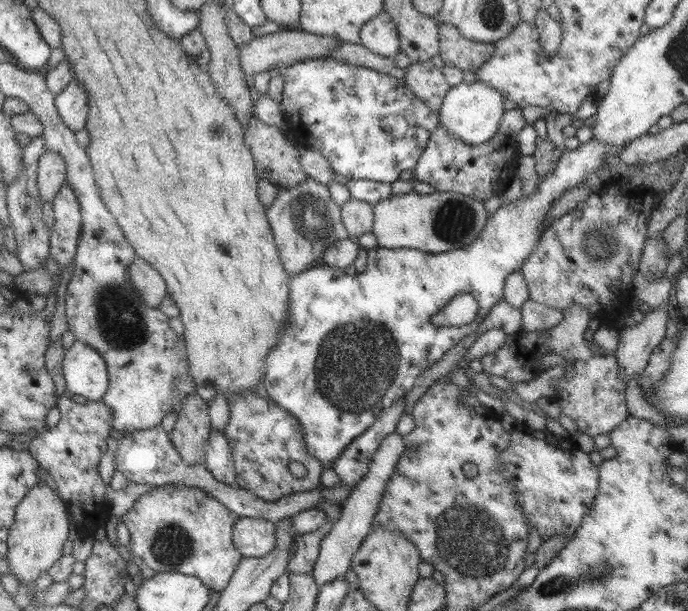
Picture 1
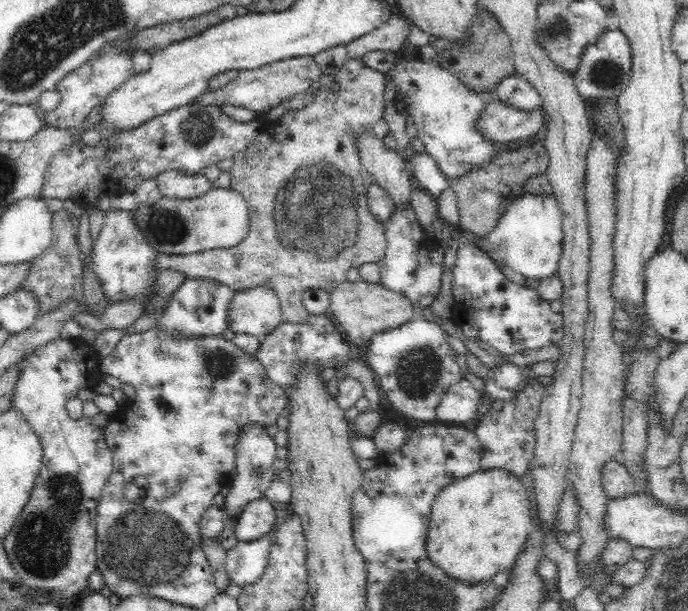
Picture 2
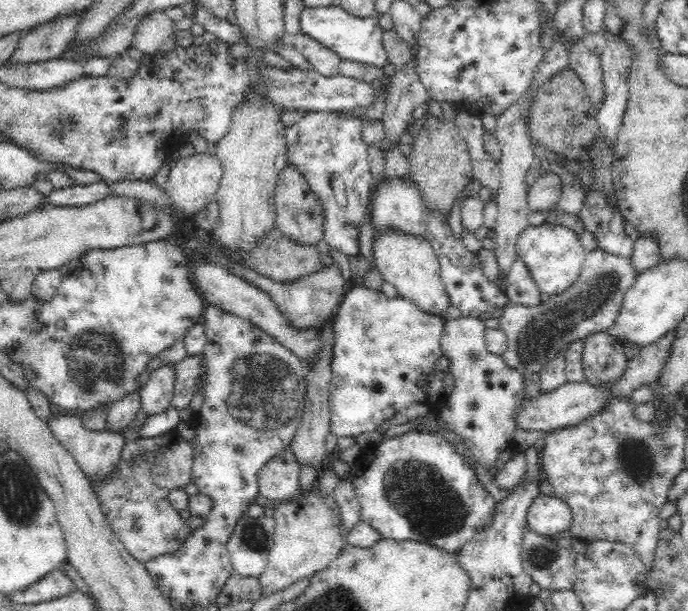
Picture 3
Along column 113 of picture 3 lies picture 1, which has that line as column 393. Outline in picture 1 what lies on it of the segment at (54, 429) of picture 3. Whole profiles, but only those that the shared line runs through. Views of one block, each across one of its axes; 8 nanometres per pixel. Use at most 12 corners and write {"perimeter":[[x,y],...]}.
{"perimeter":[[385,436],[341,502],[310,573],[322,587],[350,570],[404,448]]}

